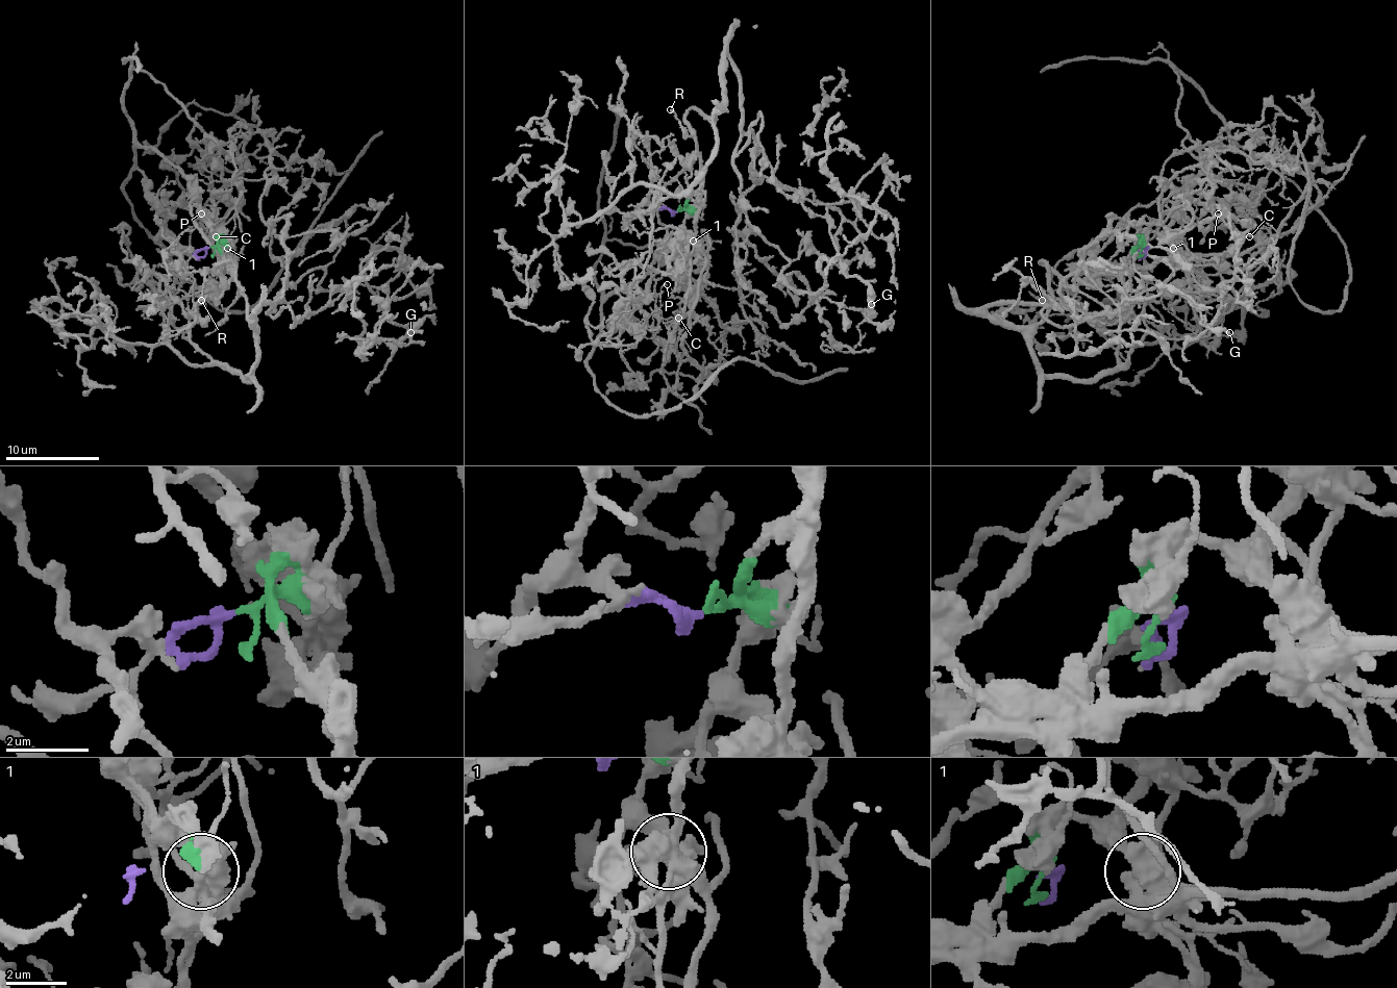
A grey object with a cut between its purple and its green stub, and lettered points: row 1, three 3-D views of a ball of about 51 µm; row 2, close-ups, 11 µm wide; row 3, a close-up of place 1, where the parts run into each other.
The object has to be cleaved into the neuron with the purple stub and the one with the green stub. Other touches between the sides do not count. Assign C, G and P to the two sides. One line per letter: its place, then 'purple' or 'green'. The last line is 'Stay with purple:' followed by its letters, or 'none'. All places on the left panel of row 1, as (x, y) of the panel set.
C: place (216, 236); green
G: place (410, 332); purple
P: place (201, 213); green
Stay with purple: G

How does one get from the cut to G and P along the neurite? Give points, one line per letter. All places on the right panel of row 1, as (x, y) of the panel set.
G: (1144, 247), (1119, 268), (1145, 337), (1111, 371), (1044, 375), (988, 311), (1092, 321), (1158, 279), (1229, 333)
P: (1144, 247), (1142, 237), (1157, 232), (1186, 260), (1240, 270), (1270, 235), (1264, 228), (1222, 219), (1217, 213)

